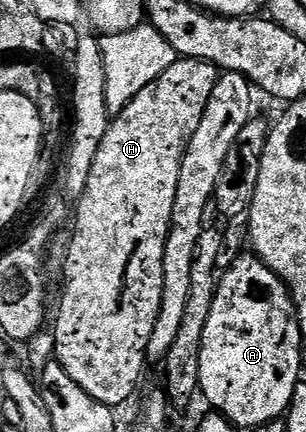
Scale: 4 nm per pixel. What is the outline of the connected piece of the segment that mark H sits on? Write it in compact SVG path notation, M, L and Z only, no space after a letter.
M178 59L159 75L121 113L116 114L109 122L107 135L103 135L103 143L99 143L99 151L95 155L95 163L91 163L91 175L87 175L87 187L76 198L77 201L77 226L73 229L73 238L69 241L69 254L65 257L65 290L61 293L61 306L57 309L57 322L51 326L55 339L55 359L99 403L110 407L118 407L124 401L133 397L137 384L141 381L141 372L147 366L147 343L151 343L151 331L155 331L155 319L159 319L159 307L163 299L163 251L167 247L167 235L171 227L171 215L175 207L175 191L179 187L179 167L189 146L191 135L195 135L195 127L199 127L199 119L203 119L203 111L207 111L207 99L211 99L211 91L215 87L219 76L216 65L206 61L190 61Z

